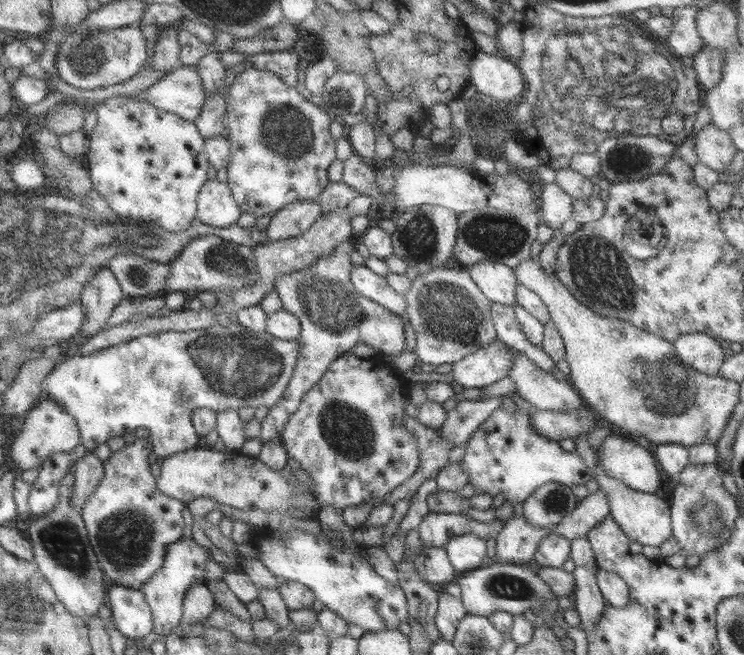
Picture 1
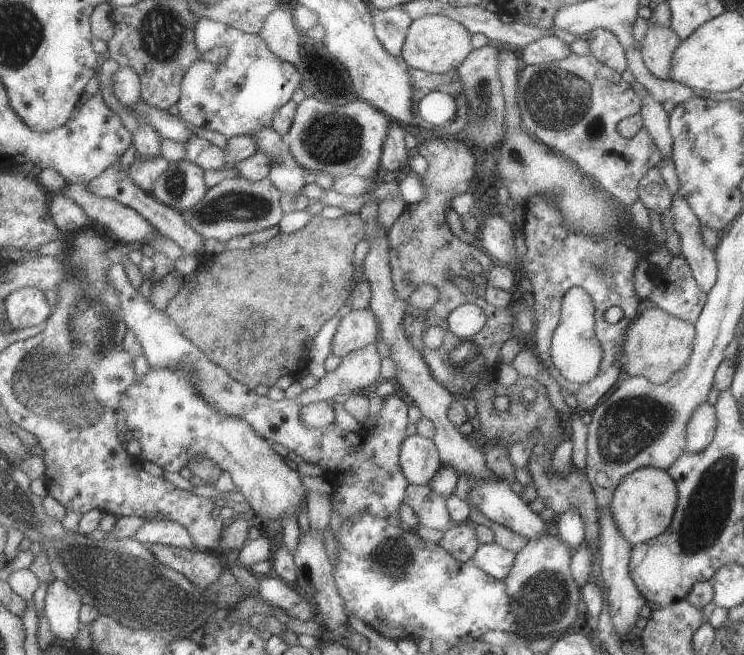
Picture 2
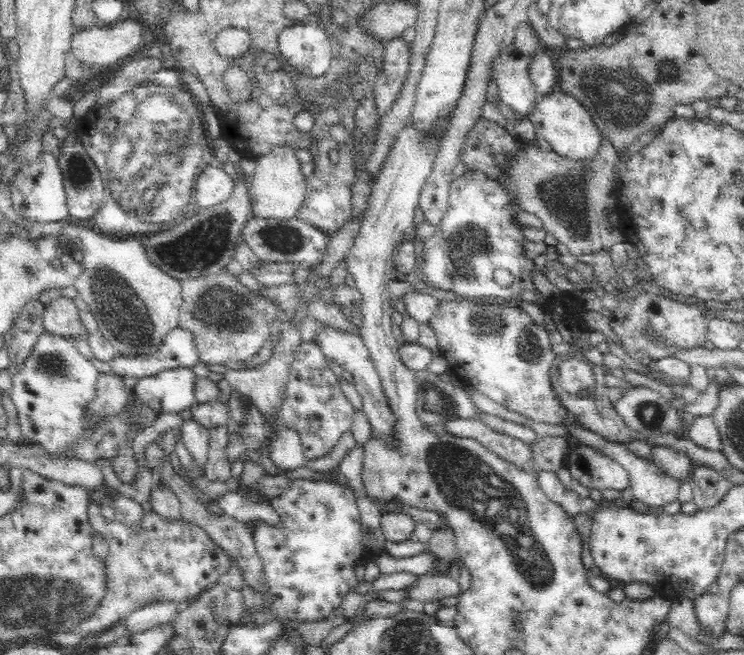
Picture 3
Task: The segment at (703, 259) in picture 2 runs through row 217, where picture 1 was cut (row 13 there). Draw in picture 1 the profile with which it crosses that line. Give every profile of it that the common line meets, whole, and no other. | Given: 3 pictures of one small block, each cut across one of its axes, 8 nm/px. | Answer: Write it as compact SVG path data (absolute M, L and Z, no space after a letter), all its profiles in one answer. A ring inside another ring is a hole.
M694 4L687 6L678 6L672 12L673 29L664 42L673 56L694 57L704 46L703 40L697 32L697 22L695 22L697 8Z

